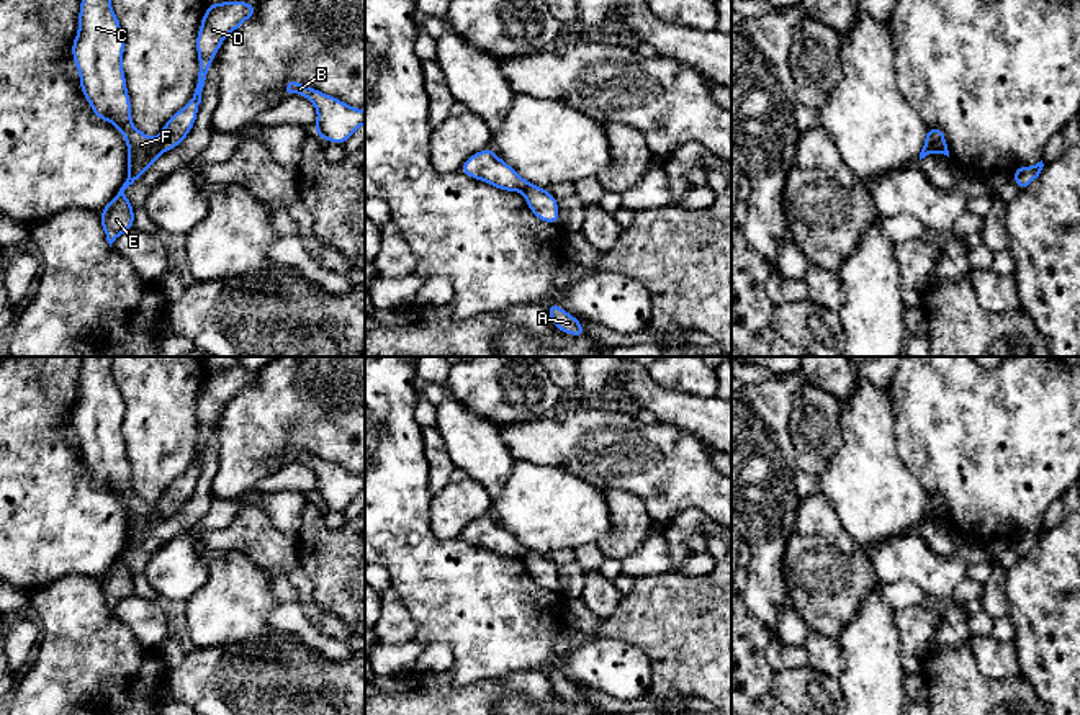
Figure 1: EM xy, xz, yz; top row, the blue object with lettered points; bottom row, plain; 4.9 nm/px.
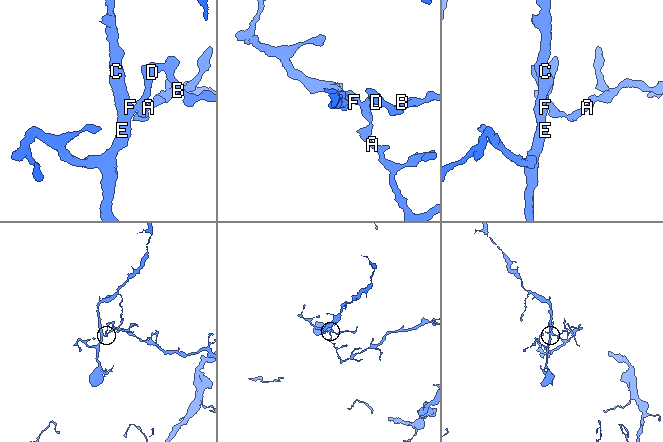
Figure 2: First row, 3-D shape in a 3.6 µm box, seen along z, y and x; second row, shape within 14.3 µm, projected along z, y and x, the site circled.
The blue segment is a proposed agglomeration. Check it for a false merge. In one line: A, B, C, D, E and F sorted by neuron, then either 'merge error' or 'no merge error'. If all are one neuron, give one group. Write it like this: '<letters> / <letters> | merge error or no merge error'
A B D / C E F | merge error

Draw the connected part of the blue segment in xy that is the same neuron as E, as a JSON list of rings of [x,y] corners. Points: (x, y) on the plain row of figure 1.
[[[82,357],[79,399],[72,407],[72,424],[80,442],[80,456],[93,481],[118,494],[128,509],[128,545],[100,578],[100,589],[111,610],[134,596],[134,574],[124,556],[137,548],[164,519],[131,489],[131,466],[123,437],[126,404],[111,375],[113,357]]]

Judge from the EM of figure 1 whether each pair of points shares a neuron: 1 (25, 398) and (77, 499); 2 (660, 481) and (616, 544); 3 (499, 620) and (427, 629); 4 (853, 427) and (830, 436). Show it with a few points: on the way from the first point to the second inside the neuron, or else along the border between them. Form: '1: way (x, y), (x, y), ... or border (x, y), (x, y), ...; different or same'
1: way (25, 422), (25, 447), (53, 475); same
2: border (607, 490), (634, 493), (643, 503), (652, 521); different
3: way (481, 620), (445, 620); same
4: border (840, 403), (841, 447), (827, 467); different

